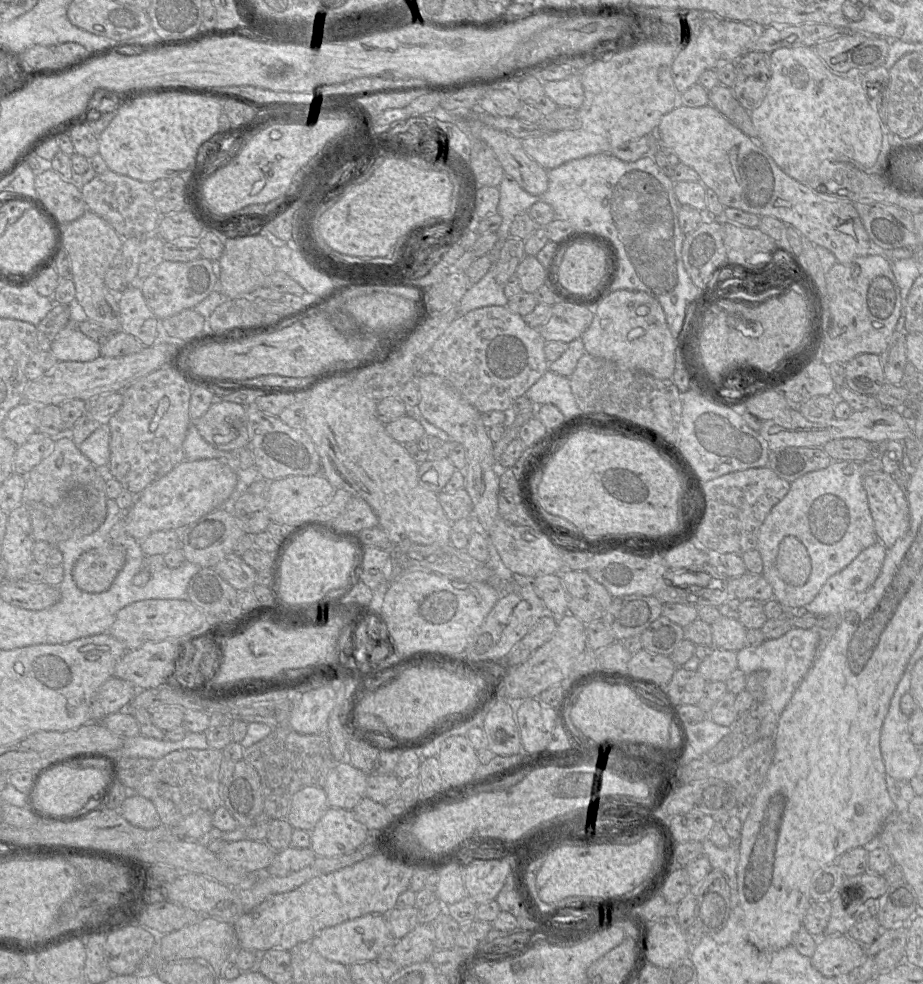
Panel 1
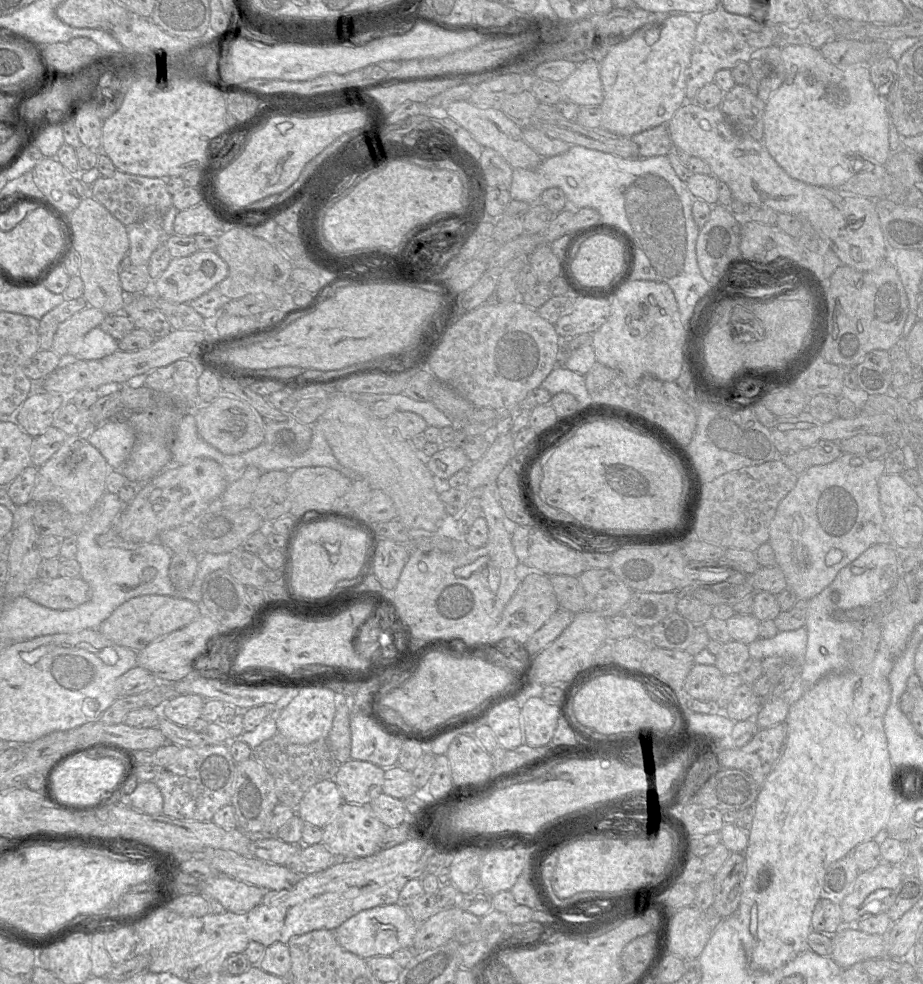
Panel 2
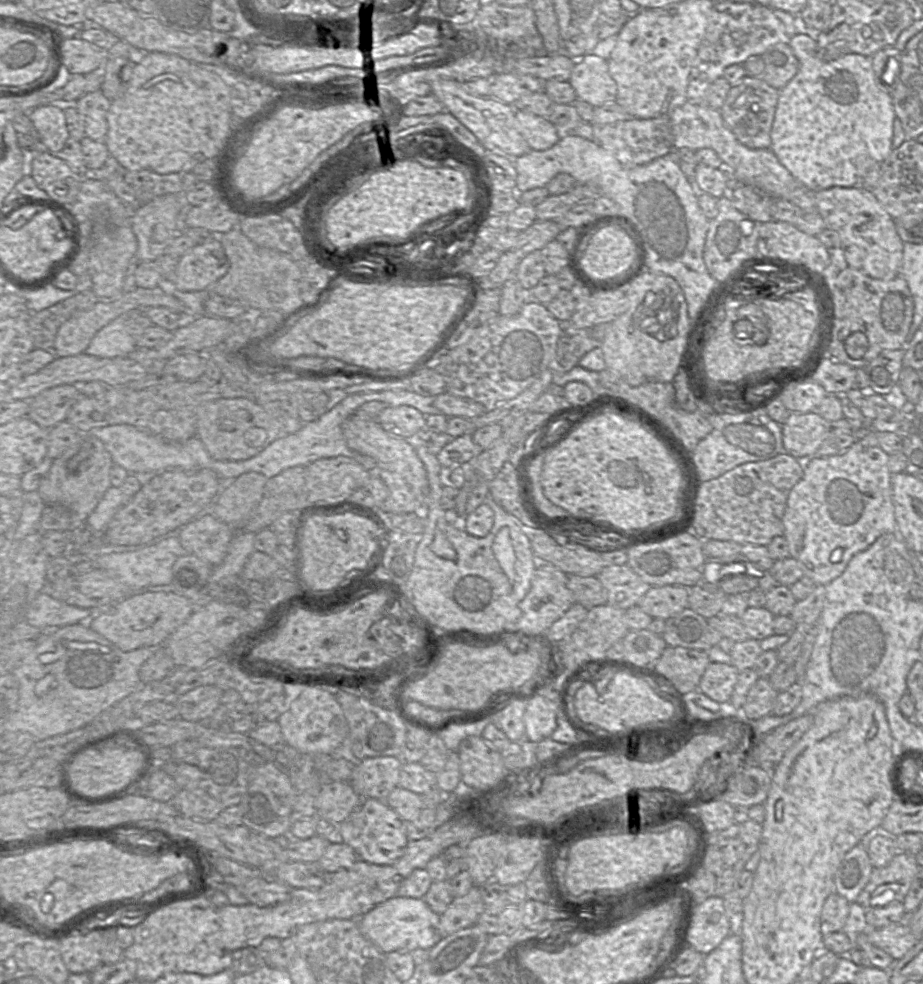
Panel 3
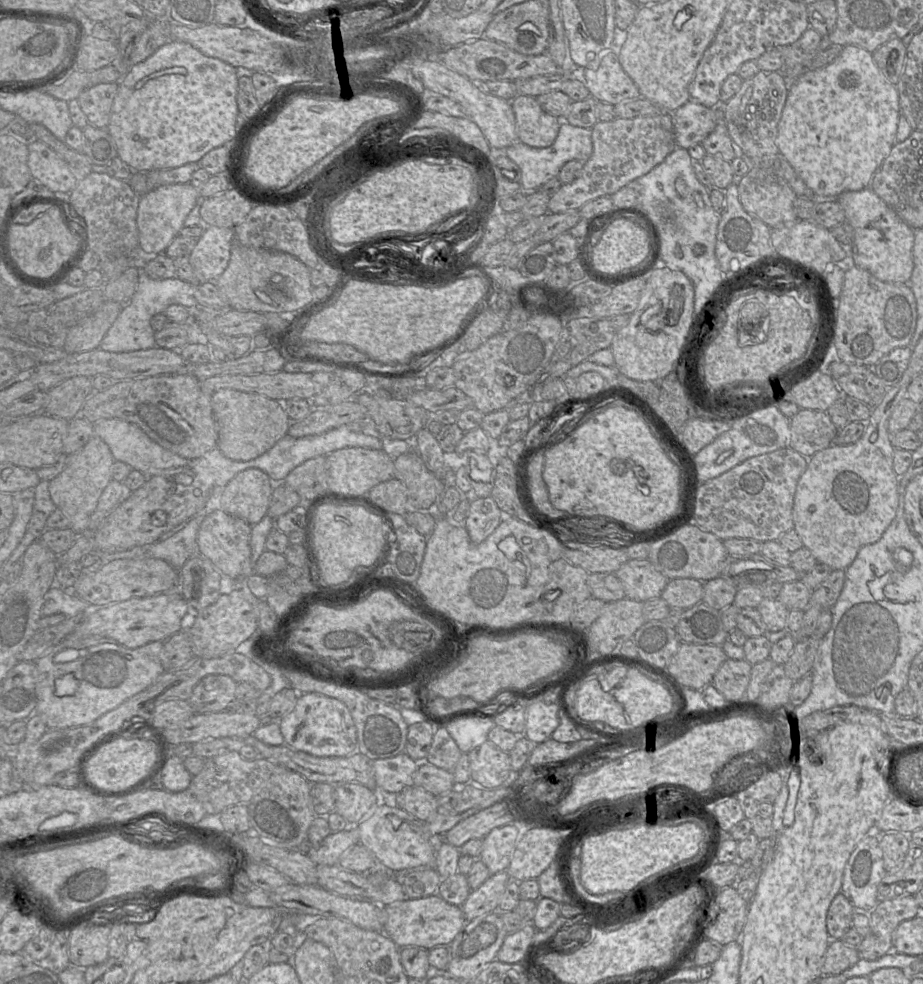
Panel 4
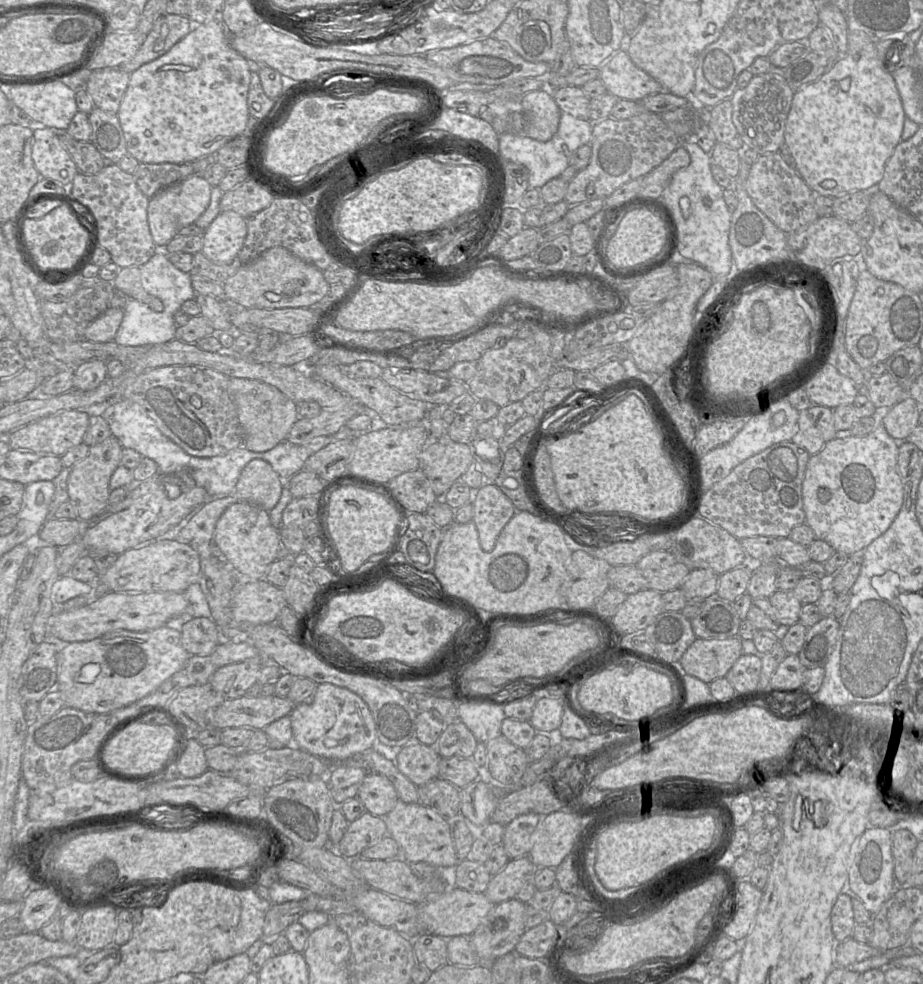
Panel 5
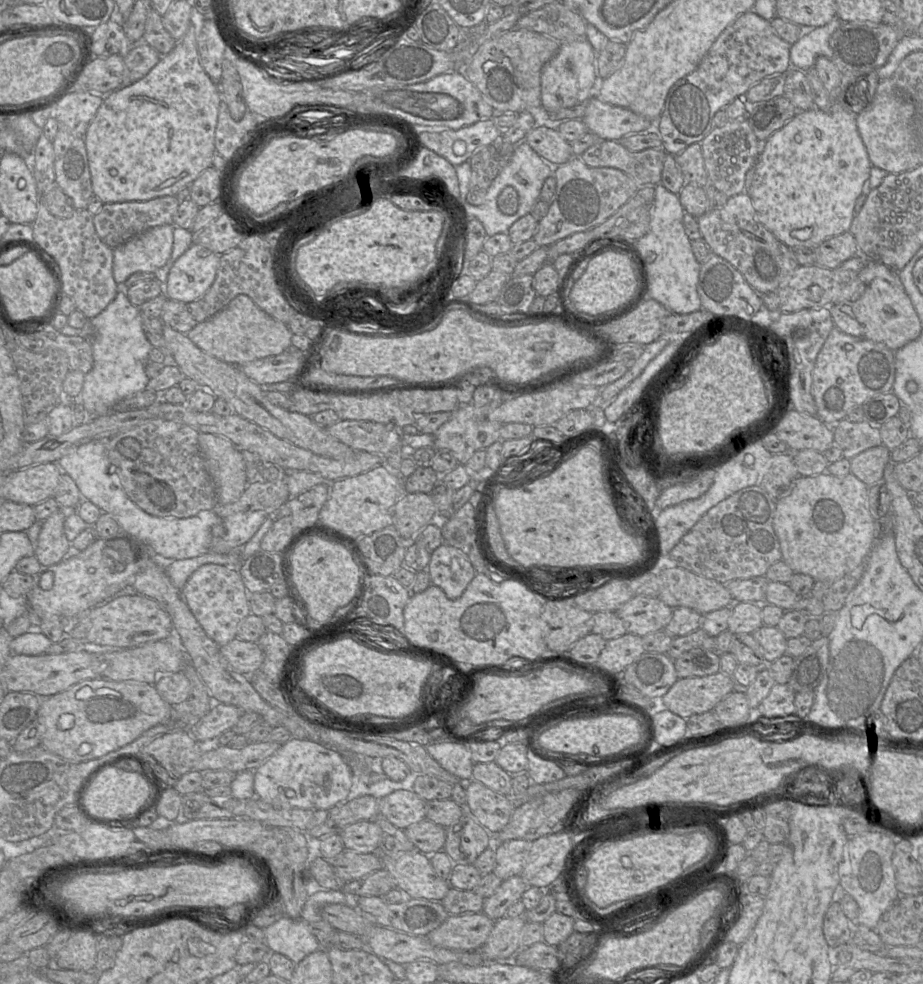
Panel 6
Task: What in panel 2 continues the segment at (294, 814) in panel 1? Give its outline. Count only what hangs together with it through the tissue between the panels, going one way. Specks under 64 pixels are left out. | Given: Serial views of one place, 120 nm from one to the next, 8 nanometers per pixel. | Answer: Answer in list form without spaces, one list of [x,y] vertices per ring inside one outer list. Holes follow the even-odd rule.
[[[325,779],[306,791],[296,808],[296,813],[305,823],[323,828],[343,803],[334,780]]]

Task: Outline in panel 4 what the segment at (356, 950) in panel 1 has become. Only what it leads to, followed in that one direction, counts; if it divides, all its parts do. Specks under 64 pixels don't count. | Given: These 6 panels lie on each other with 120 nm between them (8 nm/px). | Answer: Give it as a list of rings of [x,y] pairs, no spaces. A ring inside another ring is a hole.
[[[437,893],[418,899],[405,899],[383,907],[383,930],[398,947],[426,949],[448,946],[462,931],[467,920],[461,906],[448,903]]]

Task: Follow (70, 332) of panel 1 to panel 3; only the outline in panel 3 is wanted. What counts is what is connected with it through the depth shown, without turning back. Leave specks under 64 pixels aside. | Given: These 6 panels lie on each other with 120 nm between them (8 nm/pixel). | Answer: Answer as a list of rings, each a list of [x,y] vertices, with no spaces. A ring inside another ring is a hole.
[[[128,313],[111,321],[92,338],[84,353],[102,358],[125,357],[137,349],[135,337],[127,331]]]

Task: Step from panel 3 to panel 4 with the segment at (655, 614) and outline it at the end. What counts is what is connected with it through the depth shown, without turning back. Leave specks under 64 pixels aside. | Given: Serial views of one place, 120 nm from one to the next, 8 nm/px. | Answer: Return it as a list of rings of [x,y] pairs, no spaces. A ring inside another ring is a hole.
[[[676,578],[667,583],[661,594],[670,608],[689,609],[703,600],[704,582],[693,578]]]

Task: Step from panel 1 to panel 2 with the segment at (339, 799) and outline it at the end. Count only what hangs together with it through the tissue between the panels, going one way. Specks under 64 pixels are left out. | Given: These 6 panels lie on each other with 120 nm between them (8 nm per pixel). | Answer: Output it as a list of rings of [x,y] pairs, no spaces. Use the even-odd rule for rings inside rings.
[[[349,759],[338,765],[333,780],[344,802],[363,805],[383,792],[384,772],[371,762]]]

